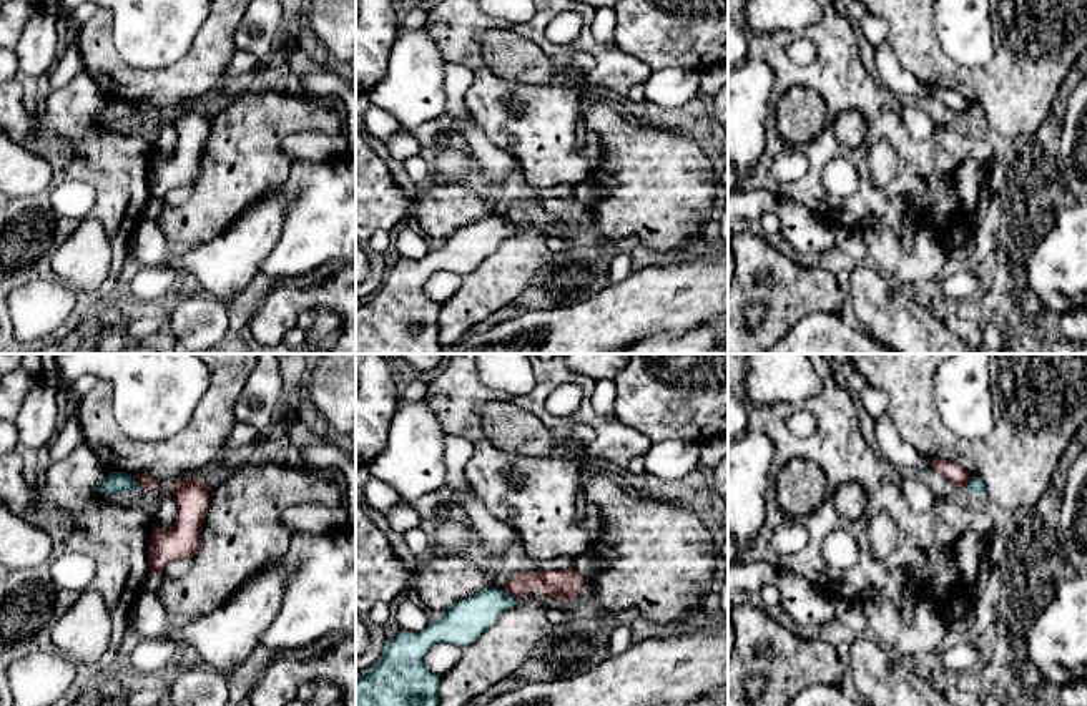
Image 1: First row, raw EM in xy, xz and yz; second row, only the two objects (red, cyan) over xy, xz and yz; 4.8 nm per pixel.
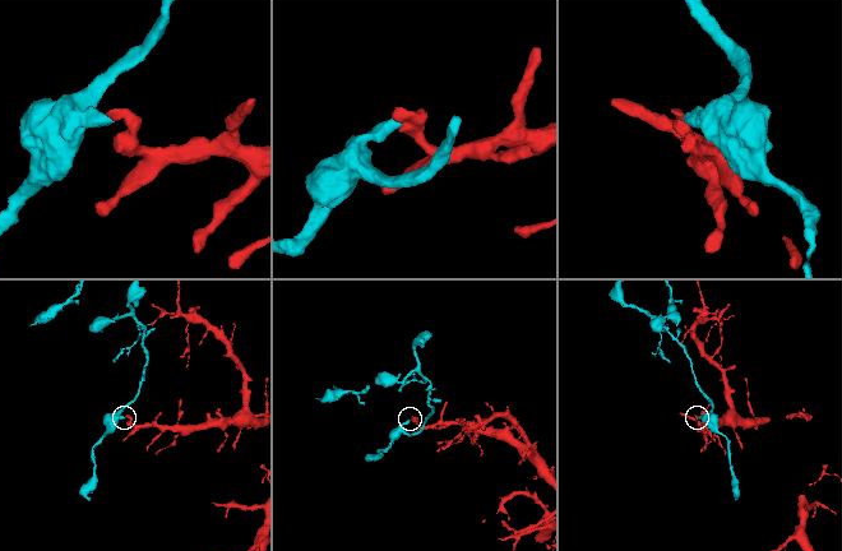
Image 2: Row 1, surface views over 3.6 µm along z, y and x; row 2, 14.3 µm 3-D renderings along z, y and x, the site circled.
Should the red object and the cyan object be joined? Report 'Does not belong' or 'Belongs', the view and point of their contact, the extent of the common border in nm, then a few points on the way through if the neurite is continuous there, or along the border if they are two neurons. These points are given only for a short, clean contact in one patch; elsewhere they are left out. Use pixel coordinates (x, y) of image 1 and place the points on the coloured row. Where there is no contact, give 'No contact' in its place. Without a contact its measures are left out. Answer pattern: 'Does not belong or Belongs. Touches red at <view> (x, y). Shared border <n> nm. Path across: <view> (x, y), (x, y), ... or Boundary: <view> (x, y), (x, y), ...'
Does not belong. Touches red at xz (512, 595). Shared border 90 nm. Boundary: xz (504, 588), (519, 598)

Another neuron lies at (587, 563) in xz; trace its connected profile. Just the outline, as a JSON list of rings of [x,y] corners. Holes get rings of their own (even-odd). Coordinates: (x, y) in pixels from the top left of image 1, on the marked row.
[[[588,545],[580,555],[573,556],[572,568],[578,571],[587,581],[592,581],[602,568],[600,556]]]

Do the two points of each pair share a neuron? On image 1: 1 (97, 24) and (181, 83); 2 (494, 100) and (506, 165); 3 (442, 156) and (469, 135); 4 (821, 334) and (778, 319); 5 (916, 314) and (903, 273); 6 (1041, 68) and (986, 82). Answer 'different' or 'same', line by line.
1: same
2: different
3: different
4: different
5: different
6: same

